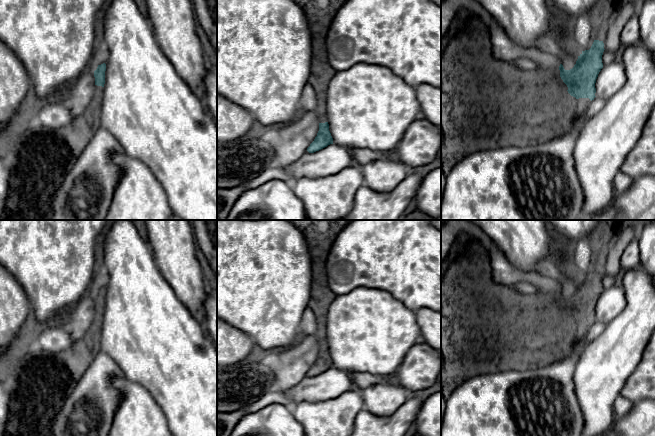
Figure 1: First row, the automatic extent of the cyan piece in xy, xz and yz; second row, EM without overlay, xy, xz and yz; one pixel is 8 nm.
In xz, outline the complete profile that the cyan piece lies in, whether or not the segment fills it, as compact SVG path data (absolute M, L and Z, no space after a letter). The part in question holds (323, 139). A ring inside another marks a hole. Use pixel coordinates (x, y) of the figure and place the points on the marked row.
M347 0L294 1L302 9L311 33L313 56L308 85L312 88L317 99L314 111L319 120L319 131L307 151L314 153L333 144L327 122L326 99L328 85L337 71L328 62L326 38L335 15Z

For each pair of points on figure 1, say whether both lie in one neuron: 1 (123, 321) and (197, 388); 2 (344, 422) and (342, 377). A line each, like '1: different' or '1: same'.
1: same
2: different

